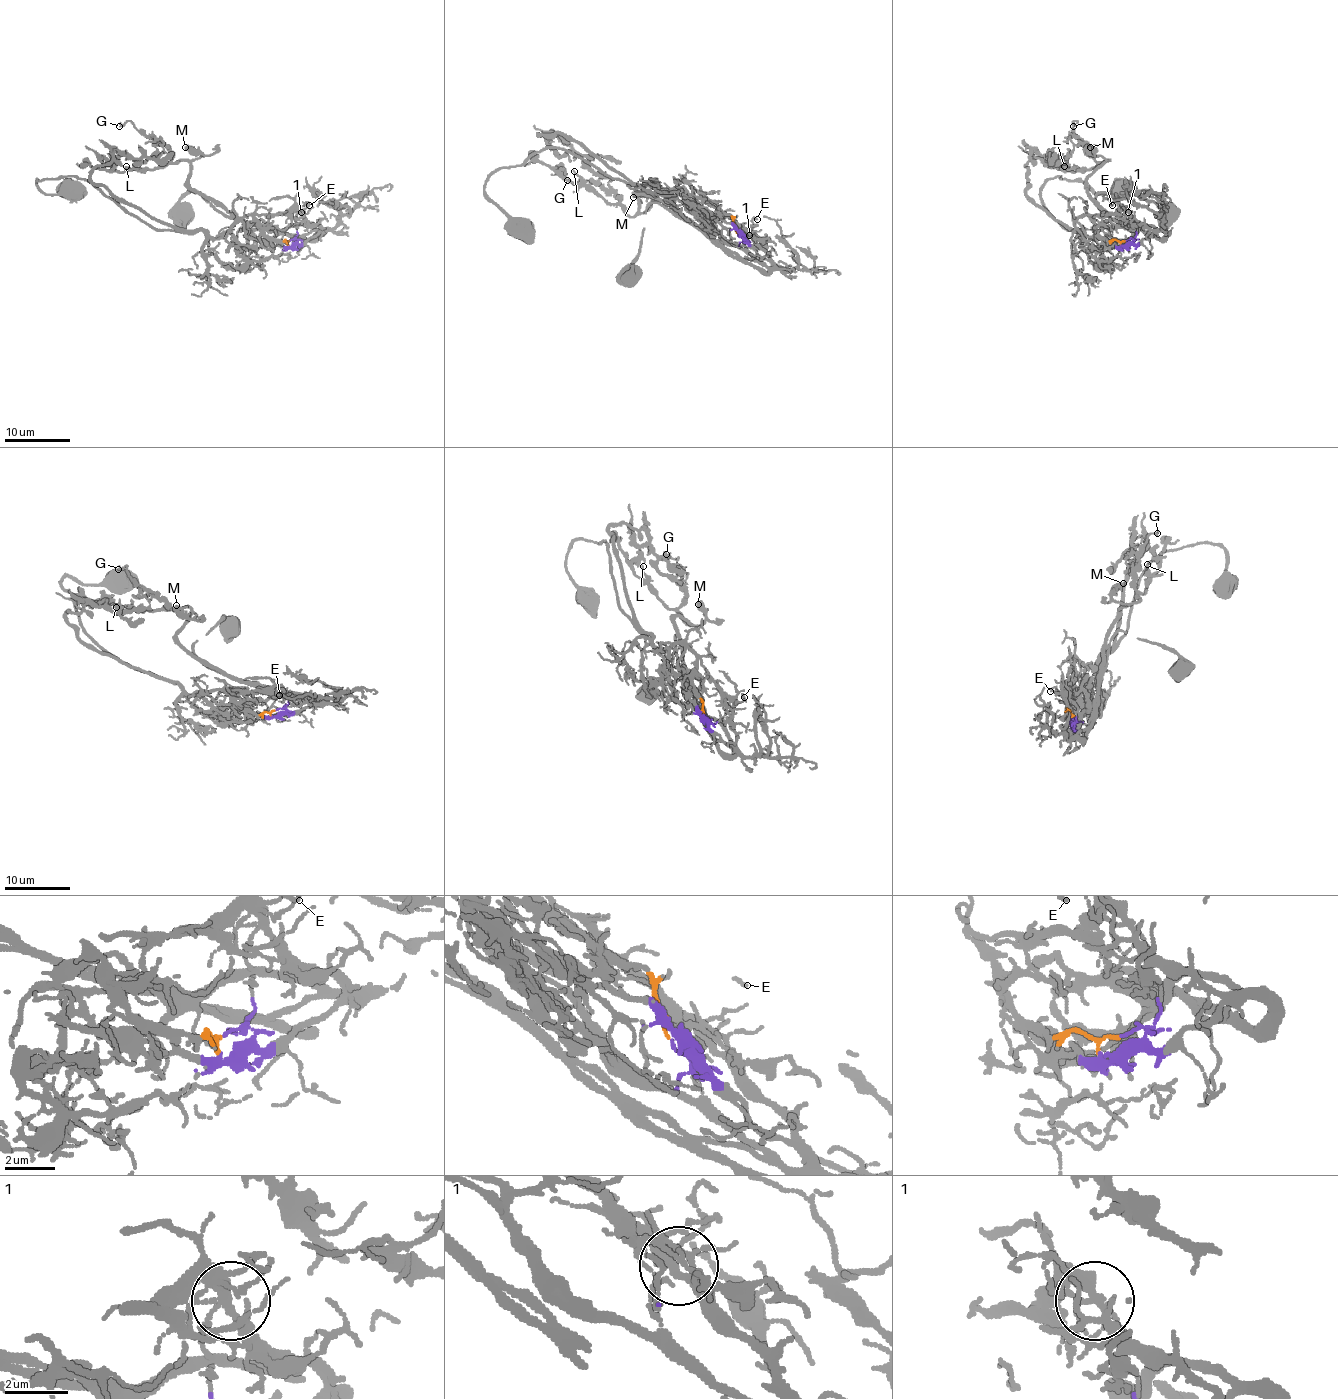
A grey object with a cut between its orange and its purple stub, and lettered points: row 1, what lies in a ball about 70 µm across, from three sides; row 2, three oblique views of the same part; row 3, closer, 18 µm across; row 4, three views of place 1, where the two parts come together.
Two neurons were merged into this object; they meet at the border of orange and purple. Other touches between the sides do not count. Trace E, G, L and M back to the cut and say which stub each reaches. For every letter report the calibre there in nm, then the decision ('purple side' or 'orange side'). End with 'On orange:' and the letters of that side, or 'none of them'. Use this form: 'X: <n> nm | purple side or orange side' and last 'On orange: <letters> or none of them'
E: 90 nm | purple side
G: 150 nm | purple side
L: 130 nm | purple side
M: 300 nm | purple side
On orange: none of them

